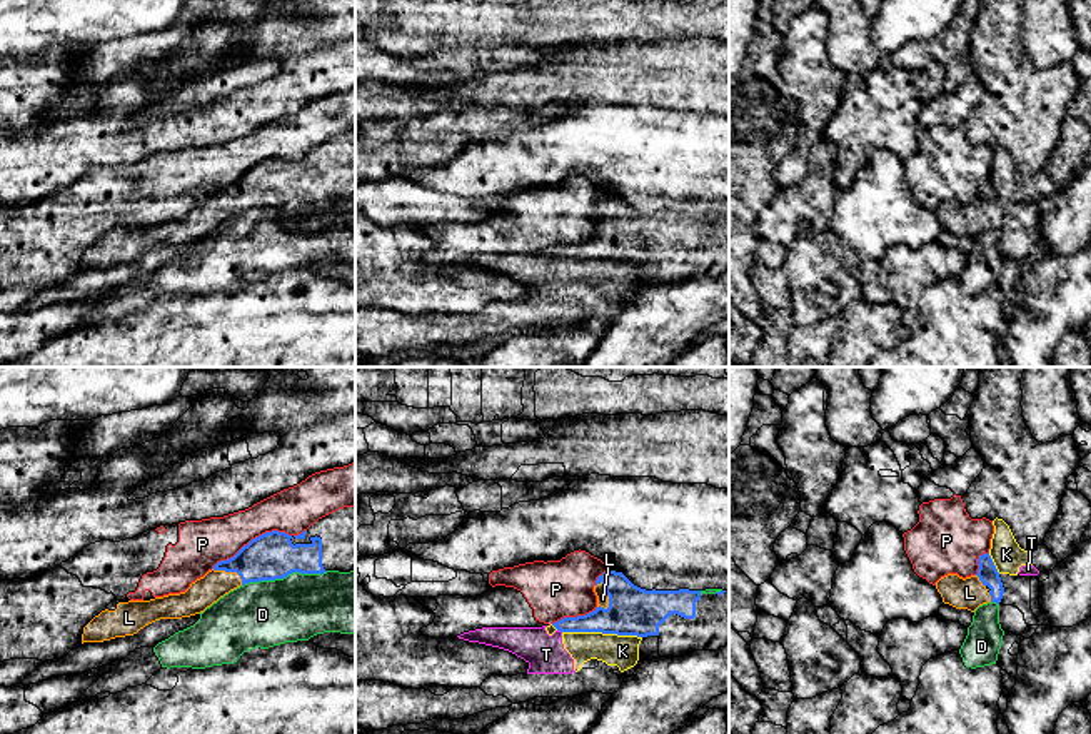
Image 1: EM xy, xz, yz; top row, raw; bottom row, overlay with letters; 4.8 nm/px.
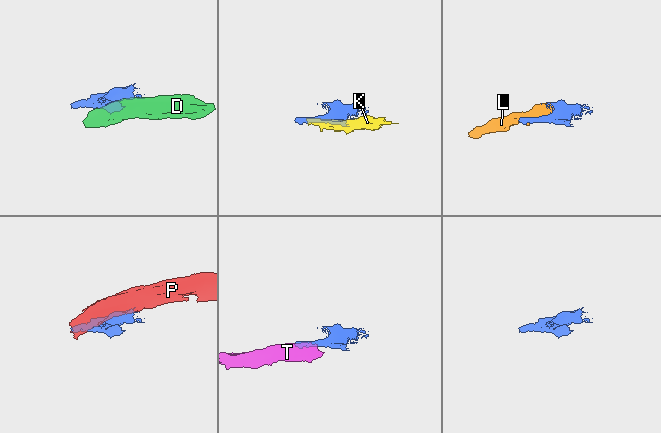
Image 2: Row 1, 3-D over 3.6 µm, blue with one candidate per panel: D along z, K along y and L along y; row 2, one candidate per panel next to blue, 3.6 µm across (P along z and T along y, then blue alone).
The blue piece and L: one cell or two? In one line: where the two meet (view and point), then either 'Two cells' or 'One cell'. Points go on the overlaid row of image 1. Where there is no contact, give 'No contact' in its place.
Touches blue at xz (608, 594). One cell

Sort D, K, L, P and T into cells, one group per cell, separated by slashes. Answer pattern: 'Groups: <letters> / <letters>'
Groups: D / K T / L / P

